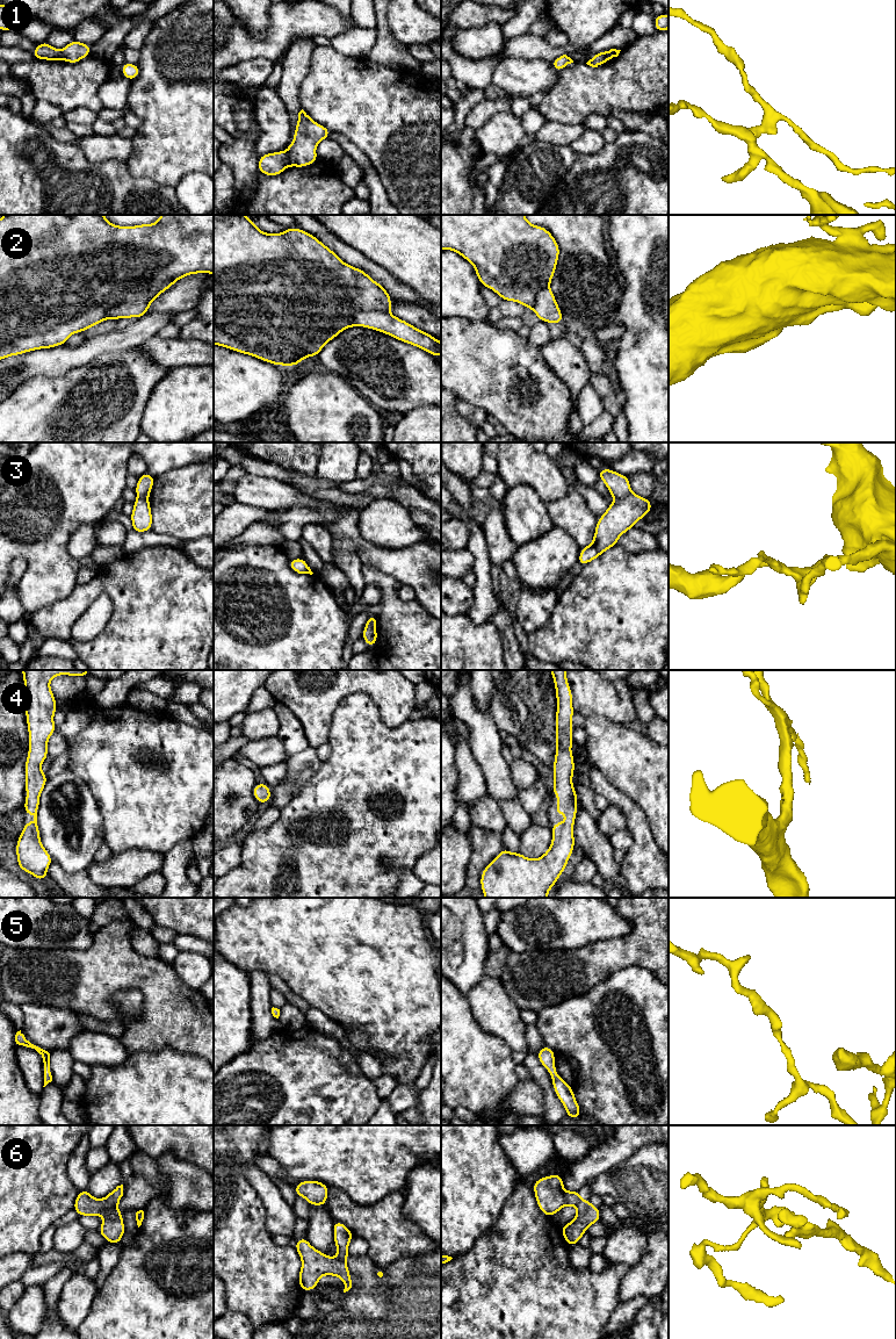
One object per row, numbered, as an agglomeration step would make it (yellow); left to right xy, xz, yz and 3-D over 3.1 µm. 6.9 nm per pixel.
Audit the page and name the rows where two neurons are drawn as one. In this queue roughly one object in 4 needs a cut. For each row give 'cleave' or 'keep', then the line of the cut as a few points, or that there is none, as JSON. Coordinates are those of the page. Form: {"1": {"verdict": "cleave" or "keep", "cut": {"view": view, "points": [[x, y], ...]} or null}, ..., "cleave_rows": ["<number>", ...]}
{"1": {"verdict": "cleave", "cut": {"view": "xz", "points": [[287, 152], [290, 165]]}}, "2": {"verdict": "keep", "cut": null}, "3": {"verdict": "cleave", "cut": {"view": "yz", "points": [[630, 491], [616, 499]]}}, "4": {"verdict": "keep", "cut": null}, "5": {"verdict": "keep", "cut": null}, "6": {"verdict": "keep", "cut": null}, "cleave_rows": ["1", "3"]}

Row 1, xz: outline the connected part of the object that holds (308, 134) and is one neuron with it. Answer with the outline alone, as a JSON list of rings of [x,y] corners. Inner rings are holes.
[[[303,109],[298,113],[298,121],[294,132],[294,142],[288,144],[290,166],[305,167],[317,161],[316,146],[328,138],[331,131],[315,122]]]

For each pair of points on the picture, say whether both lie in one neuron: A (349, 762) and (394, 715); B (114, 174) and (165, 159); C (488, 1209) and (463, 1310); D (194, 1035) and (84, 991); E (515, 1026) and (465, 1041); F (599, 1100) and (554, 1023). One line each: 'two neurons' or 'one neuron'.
A: two neurons
B: two neurons
C: two neurons
D: one neuron
E: two neurons
F: one neuron

